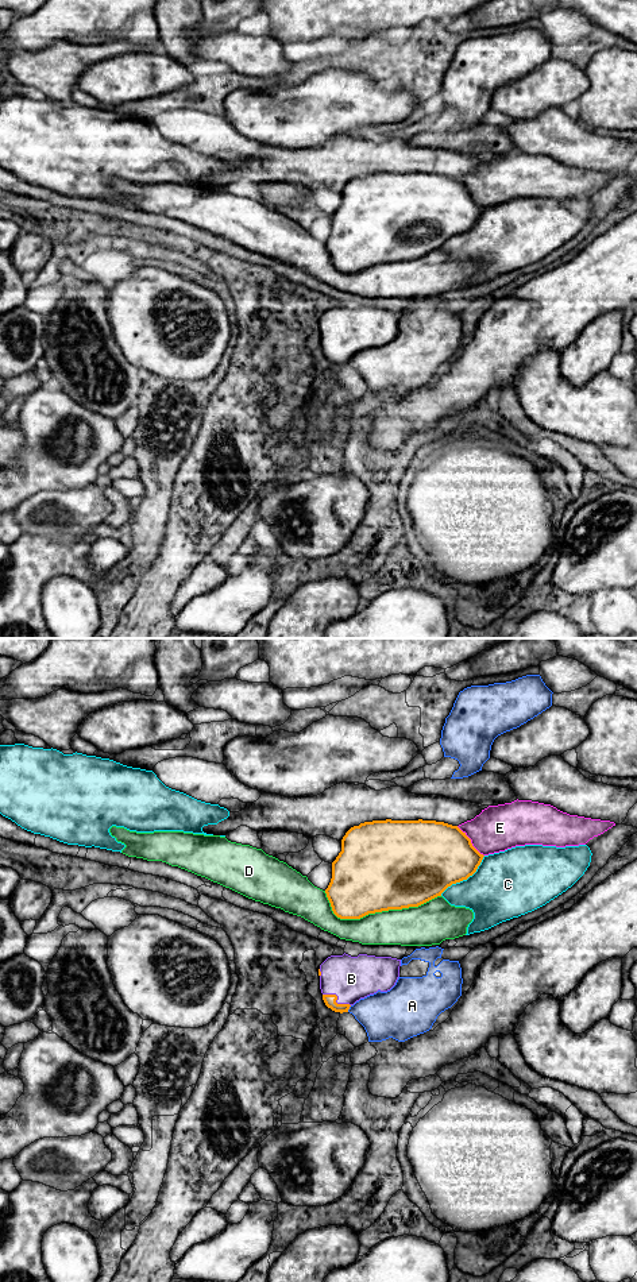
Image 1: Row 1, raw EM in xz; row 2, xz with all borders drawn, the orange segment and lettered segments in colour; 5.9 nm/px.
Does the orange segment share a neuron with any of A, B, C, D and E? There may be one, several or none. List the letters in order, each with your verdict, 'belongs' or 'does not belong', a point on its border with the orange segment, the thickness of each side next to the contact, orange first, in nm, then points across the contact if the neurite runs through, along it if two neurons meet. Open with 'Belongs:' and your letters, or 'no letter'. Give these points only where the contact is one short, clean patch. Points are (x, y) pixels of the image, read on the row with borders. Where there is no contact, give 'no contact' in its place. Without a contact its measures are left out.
Belongs: B
A: does not belong; meets orange in xz at (348, 1008); 70 nm thick on the orange side, 280 nm on the other
B: belongs; meets orange in xz at (336, 999); 70 nm thick on the orange side, 260 nm on the other
C: does not belong; meets orange in xz at (464, 879); 420 nm thick on the orange side, 400 nm on the other
D: does not belong; meets orange in xz at (377, 911); 500 nm thick on the orange side, 240 nm on the other
E: does not belong; meets orange in xz at (470, 841); 420 nm thick on the orange side, 280 nm on the other

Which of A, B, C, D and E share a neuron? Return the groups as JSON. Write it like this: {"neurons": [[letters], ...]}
{"neurons": [["A"], ["B"], ["C", "D"], ["E"]]}

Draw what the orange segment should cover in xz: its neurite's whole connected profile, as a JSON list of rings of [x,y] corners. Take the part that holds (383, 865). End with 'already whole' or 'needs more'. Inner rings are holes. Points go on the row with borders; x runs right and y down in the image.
[[[372,820],[351,827],[341,839],[341,852],[332,862],[332,879],[325,889],[333,914],[340,919],[360,919],[368,914],[418,907],[452,884],[472,876],[483,860],[471,839],[458,826],[436,820]]]; already whole

